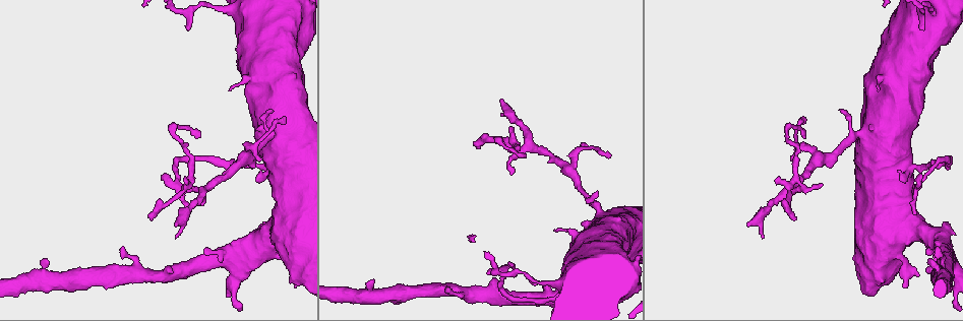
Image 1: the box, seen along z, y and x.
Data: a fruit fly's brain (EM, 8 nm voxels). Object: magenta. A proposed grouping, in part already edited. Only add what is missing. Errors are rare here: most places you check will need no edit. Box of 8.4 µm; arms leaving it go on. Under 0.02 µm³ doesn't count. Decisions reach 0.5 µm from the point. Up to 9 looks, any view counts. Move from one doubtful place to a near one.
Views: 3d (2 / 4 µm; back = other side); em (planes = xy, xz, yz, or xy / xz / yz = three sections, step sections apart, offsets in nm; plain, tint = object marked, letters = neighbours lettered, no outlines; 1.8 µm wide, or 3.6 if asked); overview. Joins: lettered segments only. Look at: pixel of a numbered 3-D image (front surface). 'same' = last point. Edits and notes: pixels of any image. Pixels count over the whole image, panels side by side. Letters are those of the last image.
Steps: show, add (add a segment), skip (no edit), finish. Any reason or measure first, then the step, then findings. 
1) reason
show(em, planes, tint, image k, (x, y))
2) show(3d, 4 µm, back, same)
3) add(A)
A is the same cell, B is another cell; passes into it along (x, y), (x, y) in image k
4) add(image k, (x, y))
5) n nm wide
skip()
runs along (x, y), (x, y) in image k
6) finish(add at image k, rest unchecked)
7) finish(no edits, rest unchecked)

show(em, 3.6 µm, planes, plain, image 1, (793, 219))

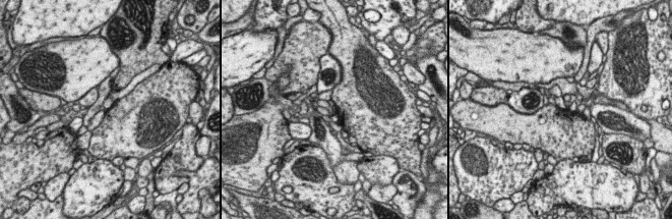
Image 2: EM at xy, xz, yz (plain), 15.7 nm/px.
what lies round it
show(em, 3.6 µm, planes, letters, same)

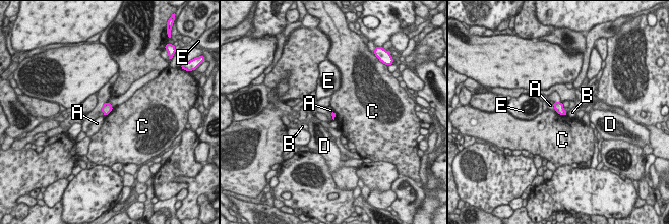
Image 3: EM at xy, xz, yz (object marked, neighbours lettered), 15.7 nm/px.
skip()
A, B, C, D and E are other cells; border along (555, 110), (562, 115), (566, 115) in image 3; no lettered segment goes on from it

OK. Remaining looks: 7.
an open end
show(em, planes, letters, image 1, (905, 286))

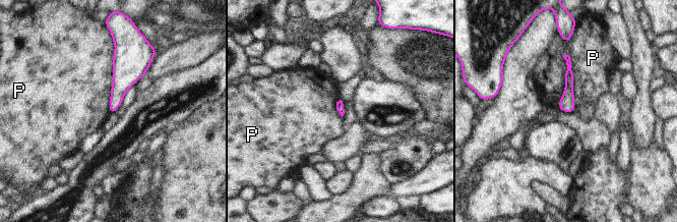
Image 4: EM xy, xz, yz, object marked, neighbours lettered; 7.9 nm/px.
skip()
P is another cell; border along (564, 54), (570, 57), (574, 110) in image 4; no lettered segment goes on from it

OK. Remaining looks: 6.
an open end
show(em, 3.6 µm, yz, step 4, tint, image 1, (273, 112))

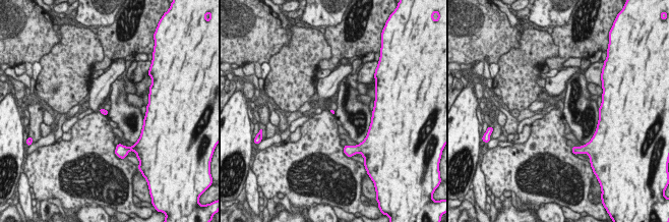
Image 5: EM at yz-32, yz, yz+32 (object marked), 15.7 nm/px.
show(em, 3.6 µm, planes, letters, same)

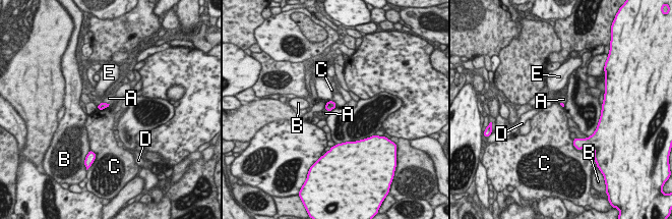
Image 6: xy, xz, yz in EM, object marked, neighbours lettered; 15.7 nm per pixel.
C touches over 240 nm
skip()
A, B, C, D and E are other cells; no lettered segment goes on from it

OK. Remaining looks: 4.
an open end
show(em, xy, step 4, letters, image 1, (513, 267))

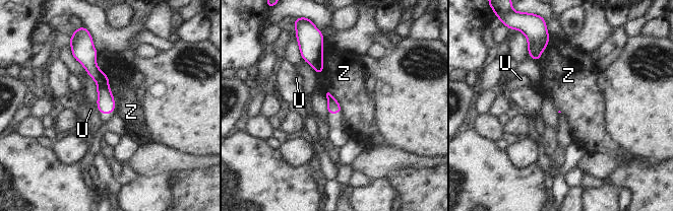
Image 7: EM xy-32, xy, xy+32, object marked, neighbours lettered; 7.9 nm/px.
show(em, planes, letters, same)

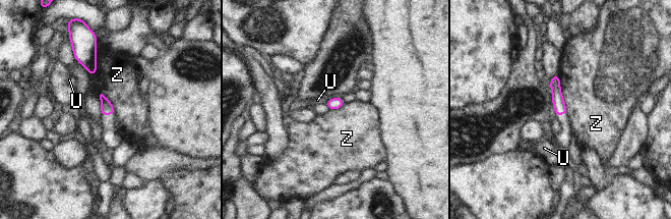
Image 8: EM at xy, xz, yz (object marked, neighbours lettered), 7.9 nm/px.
Z touches over 340 nm
skip()
U and Z are other cells; border along (557, 73), (560, 93), (567, 114) in image 8; no lettered segment goes on from it

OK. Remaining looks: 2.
finish(no edits, rest unchecked)

